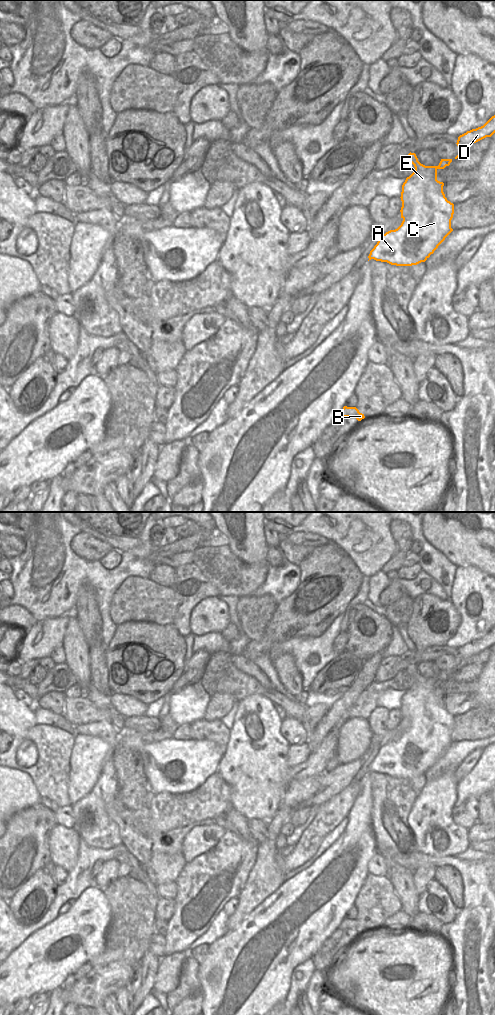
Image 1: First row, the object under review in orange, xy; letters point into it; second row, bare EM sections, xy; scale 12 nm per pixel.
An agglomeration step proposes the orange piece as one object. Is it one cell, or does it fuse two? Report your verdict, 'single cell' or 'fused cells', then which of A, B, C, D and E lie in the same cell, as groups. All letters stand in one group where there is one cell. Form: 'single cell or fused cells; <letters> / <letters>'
single cell; A B C D E

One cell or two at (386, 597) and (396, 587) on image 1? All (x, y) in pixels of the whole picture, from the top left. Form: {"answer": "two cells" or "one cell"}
{"answer": "one cell"}

